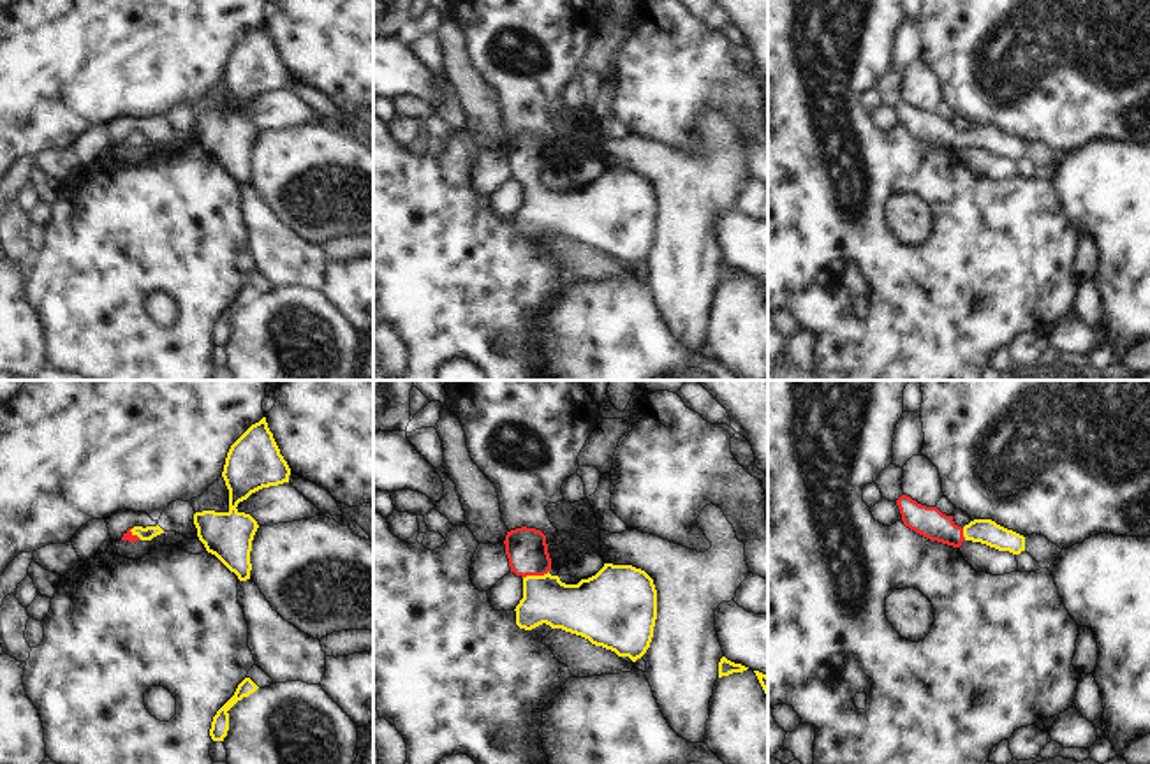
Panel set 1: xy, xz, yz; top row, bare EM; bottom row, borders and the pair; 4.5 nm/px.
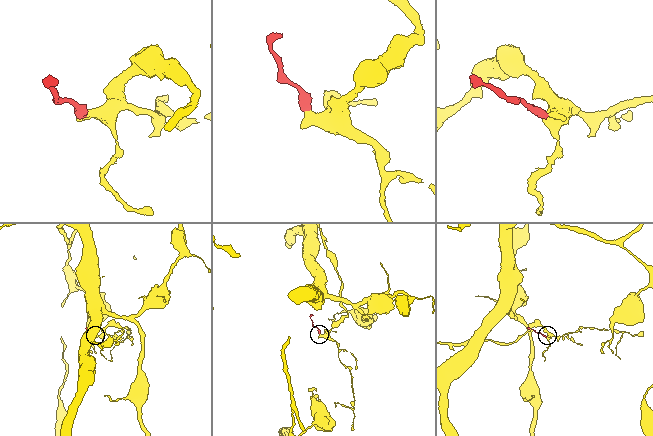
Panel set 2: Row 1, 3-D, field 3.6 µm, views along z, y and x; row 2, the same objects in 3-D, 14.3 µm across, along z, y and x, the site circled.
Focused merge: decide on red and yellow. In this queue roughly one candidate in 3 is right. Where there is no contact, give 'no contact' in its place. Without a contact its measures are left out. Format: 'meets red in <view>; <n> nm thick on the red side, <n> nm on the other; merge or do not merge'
meets red in xz; 190 nm thick on the red side, 220 nm on the other; merge

